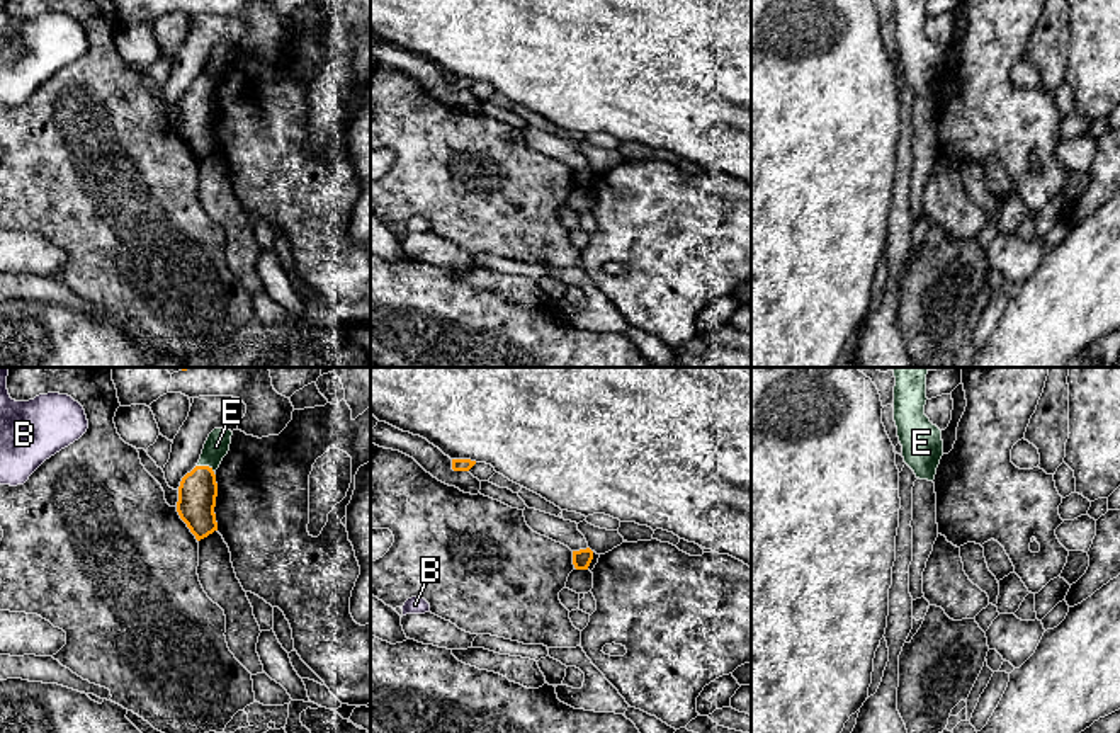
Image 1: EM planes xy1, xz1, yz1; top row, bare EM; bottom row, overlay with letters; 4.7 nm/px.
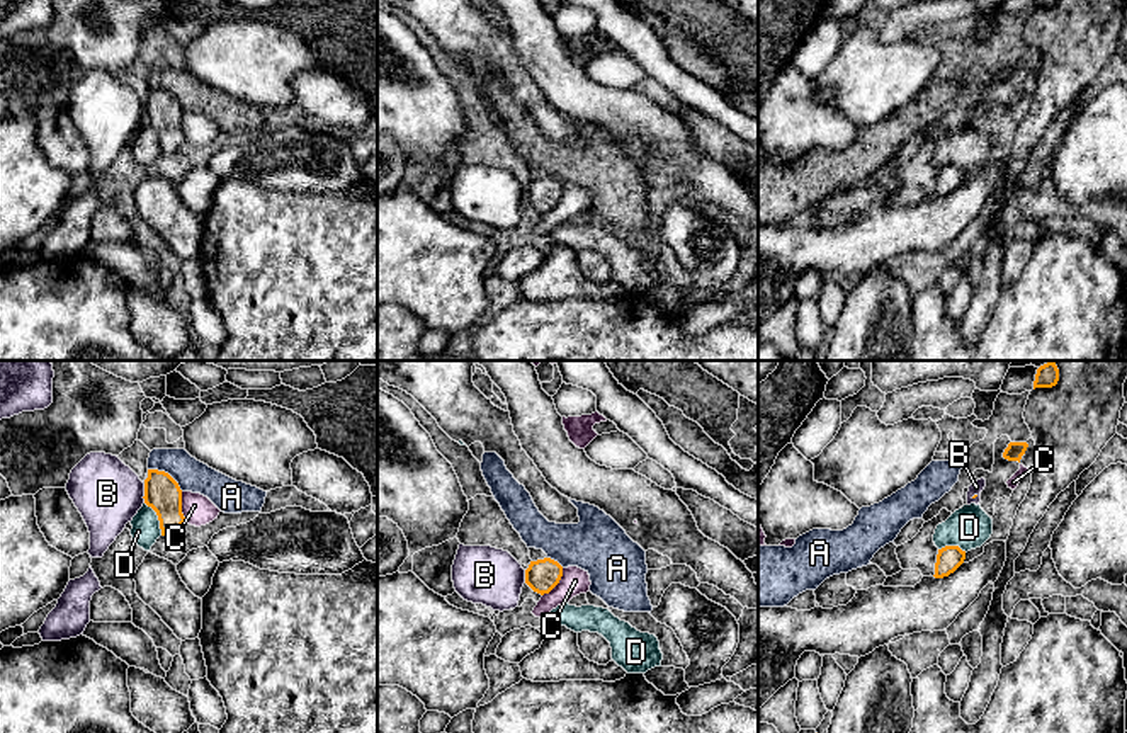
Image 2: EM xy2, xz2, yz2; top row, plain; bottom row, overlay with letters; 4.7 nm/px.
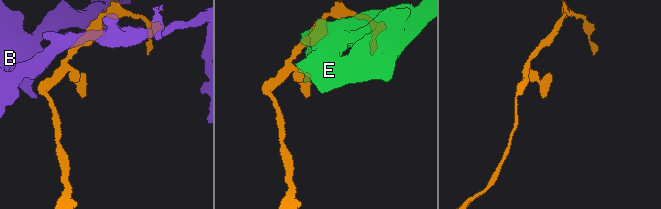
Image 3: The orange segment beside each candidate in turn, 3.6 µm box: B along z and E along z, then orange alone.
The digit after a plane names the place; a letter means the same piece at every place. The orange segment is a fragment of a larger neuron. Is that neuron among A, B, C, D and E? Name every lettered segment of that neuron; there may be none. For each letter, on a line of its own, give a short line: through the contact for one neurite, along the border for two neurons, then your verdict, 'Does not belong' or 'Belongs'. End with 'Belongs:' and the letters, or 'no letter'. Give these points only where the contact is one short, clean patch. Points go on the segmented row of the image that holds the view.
A: Line: xy2 (148, 468), (165, 471), (182, 490). Does not belong
B: Line: xy2 (145, 483), (143, 502). Does not belong
C: Line: xz2 (563, 568), (561, 579), (543, 596). Does not belong
D: Line: xy2 (145, 502), (155, 512), (162, 534). Does not belong
E: Line: xy1 (197, 465), (208, 465), (214, 471). Does not belong
Belongs: no letter

